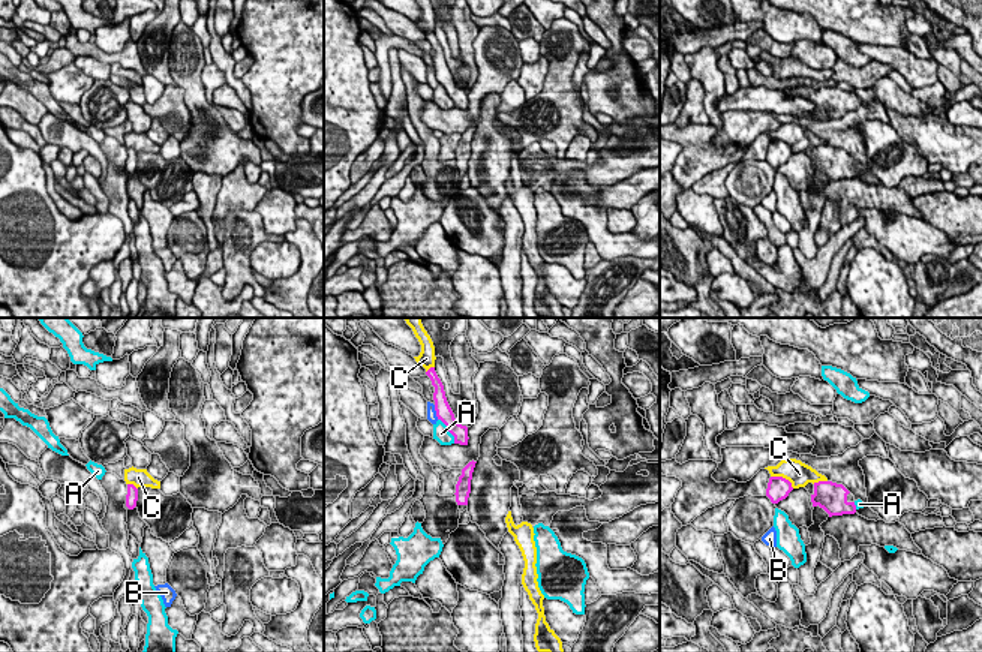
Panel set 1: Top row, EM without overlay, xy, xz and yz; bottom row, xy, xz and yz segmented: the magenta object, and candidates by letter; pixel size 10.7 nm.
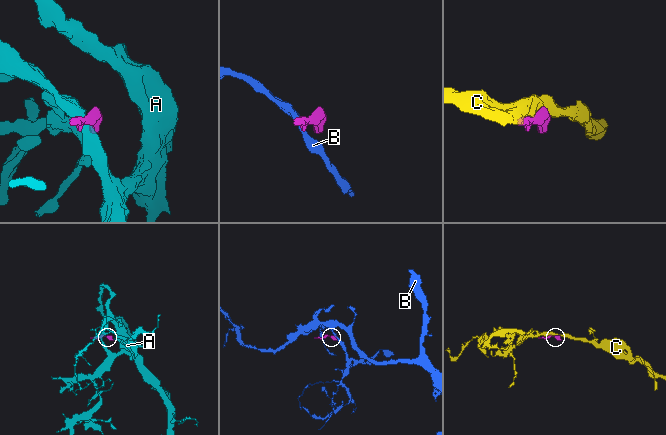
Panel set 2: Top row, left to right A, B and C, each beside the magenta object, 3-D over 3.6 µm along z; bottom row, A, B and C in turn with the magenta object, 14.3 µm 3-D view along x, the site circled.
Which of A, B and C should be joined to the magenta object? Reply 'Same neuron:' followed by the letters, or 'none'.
Same neuron: A

